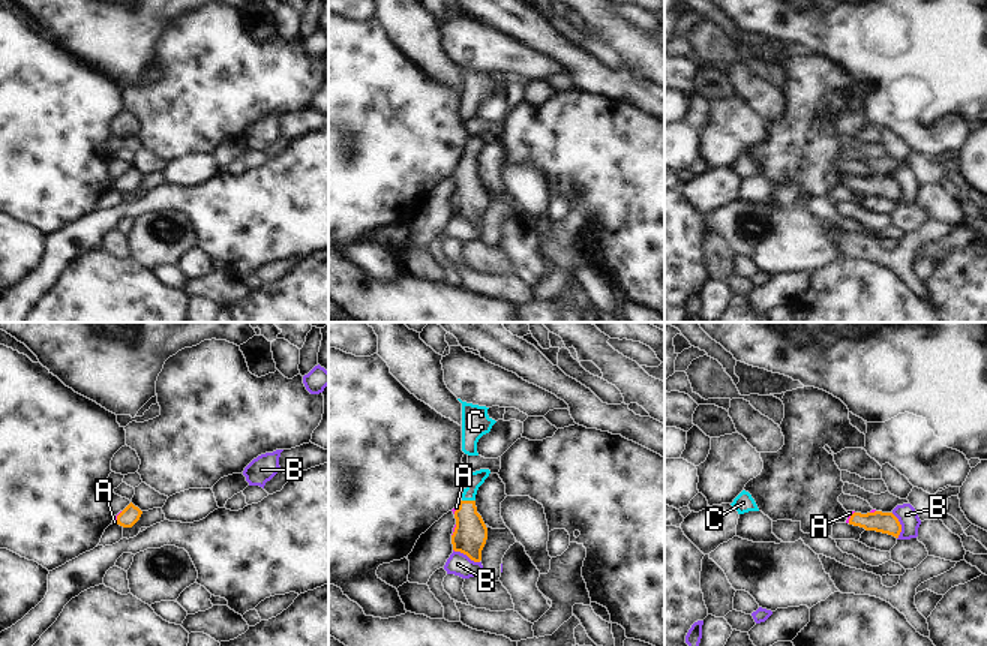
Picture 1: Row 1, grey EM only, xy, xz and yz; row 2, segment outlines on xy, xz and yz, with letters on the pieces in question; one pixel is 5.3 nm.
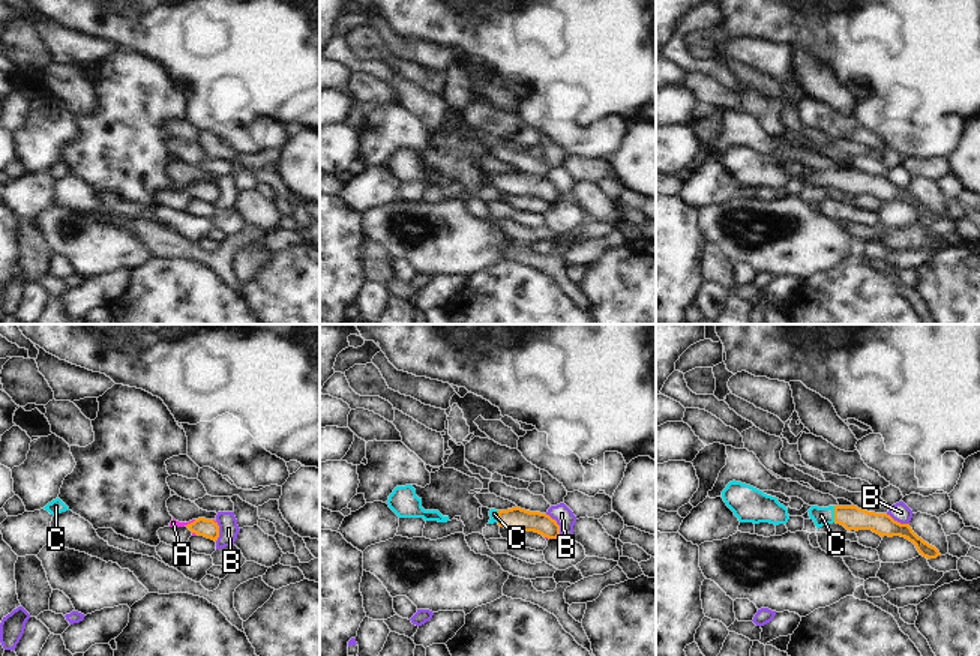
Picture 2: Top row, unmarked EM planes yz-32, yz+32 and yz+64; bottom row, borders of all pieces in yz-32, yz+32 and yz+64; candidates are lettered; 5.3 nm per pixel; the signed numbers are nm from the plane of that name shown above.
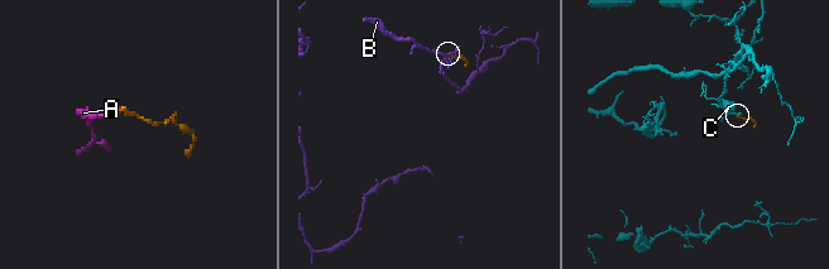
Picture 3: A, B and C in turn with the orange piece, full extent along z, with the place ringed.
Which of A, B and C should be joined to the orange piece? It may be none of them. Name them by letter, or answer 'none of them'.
A, C

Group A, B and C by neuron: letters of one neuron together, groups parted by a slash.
A C / B

